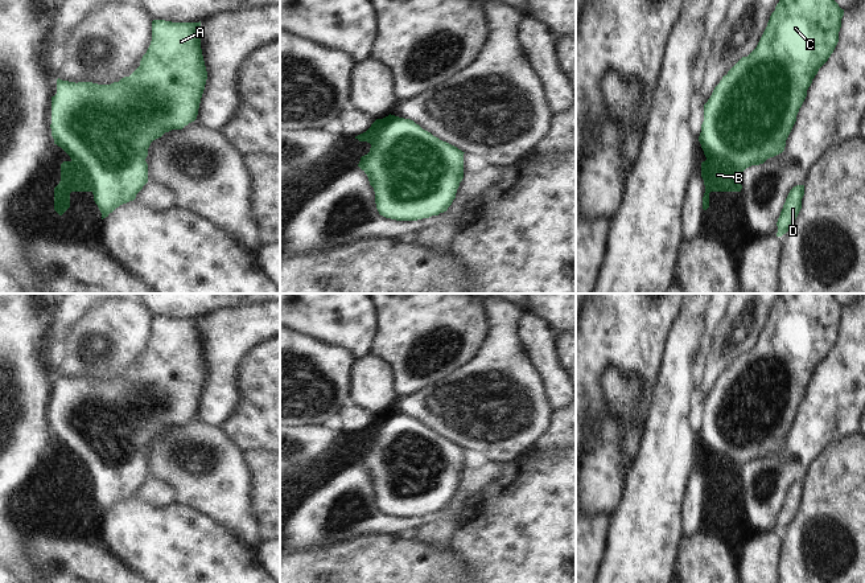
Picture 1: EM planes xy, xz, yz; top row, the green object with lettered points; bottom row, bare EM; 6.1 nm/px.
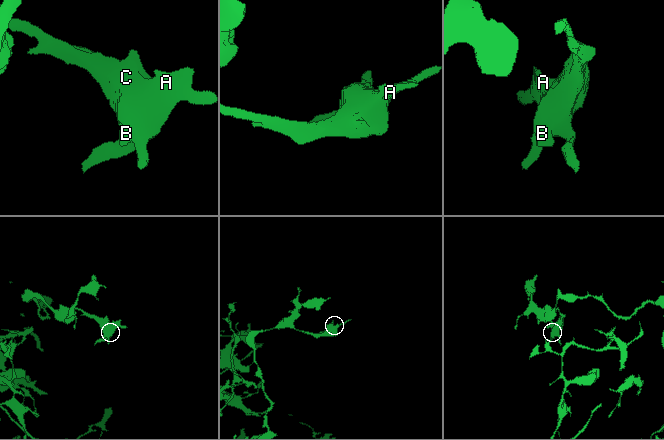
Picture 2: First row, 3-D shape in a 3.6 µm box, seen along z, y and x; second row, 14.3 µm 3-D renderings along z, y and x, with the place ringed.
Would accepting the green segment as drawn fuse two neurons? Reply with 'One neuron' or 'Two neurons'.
One neuron

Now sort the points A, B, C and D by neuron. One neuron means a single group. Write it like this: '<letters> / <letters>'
A B C D

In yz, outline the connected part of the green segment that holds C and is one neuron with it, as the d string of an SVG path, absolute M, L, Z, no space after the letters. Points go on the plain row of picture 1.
M780 293L757 344L747 353L742 353L714 383L704 401L704 418L699 432L707 453L701 459L701 473L705 481L704 506L709 504L710 488L741 488L741 469L746 464L763 460L784 447L807 386L839 338L843 312L844 305L833 293Z

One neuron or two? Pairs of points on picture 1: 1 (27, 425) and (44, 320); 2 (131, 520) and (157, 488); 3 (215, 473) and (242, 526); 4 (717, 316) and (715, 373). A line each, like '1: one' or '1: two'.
1: one
2: two
3: one
4: two

